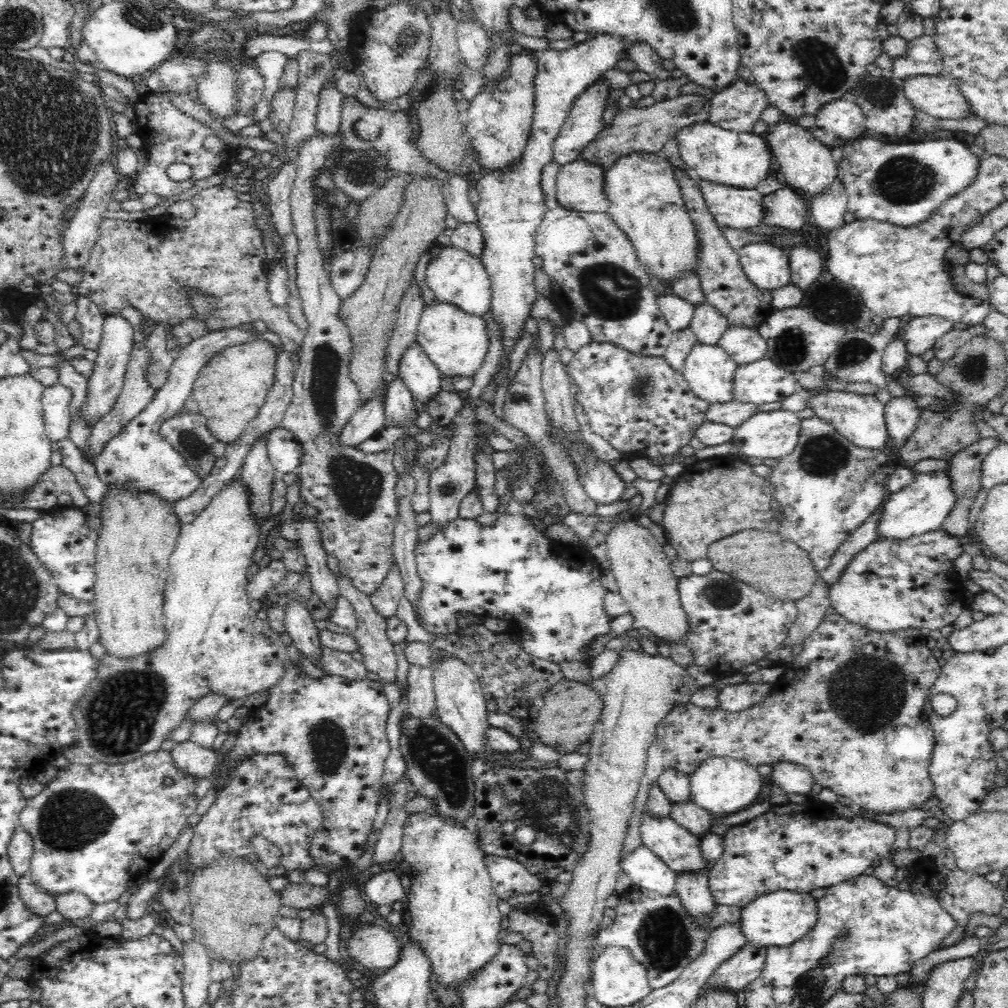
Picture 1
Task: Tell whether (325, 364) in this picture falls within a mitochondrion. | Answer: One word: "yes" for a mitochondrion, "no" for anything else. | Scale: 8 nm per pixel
yes

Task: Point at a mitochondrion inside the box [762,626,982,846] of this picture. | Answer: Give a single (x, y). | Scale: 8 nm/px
(879, 723)

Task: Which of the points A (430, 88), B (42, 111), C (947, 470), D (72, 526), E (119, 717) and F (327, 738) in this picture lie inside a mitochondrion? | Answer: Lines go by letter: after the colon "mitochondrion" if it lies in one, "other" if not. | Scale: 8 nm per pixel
A: mitochondrion
B: mitochondrion
C: other
D: other
E: mitochondrion
F: mitochondrion

